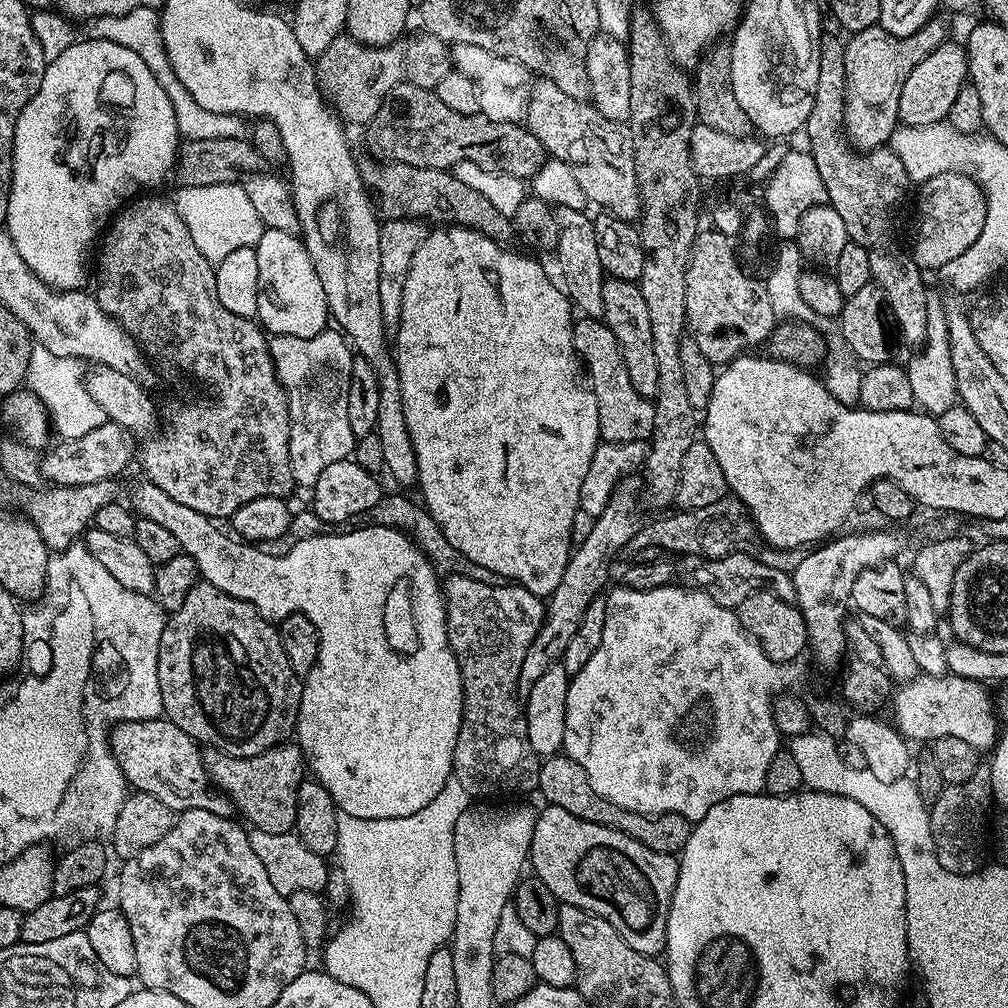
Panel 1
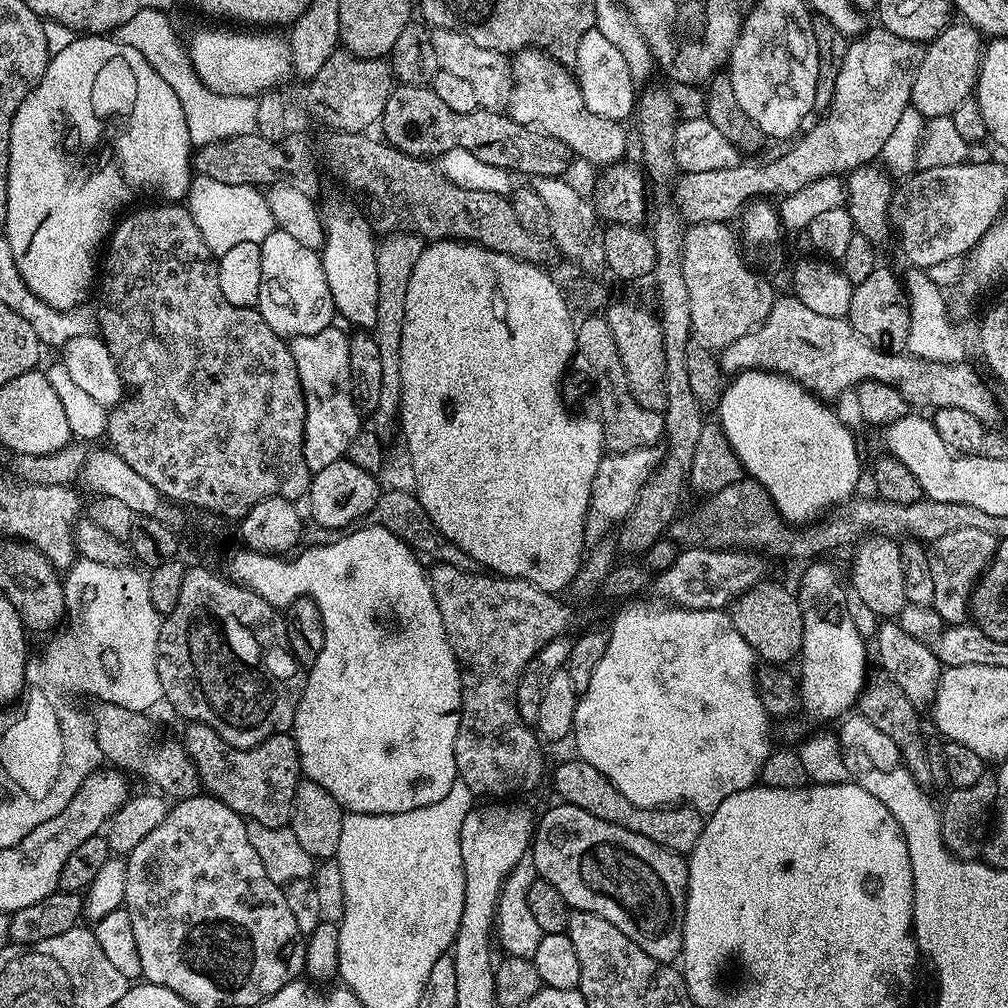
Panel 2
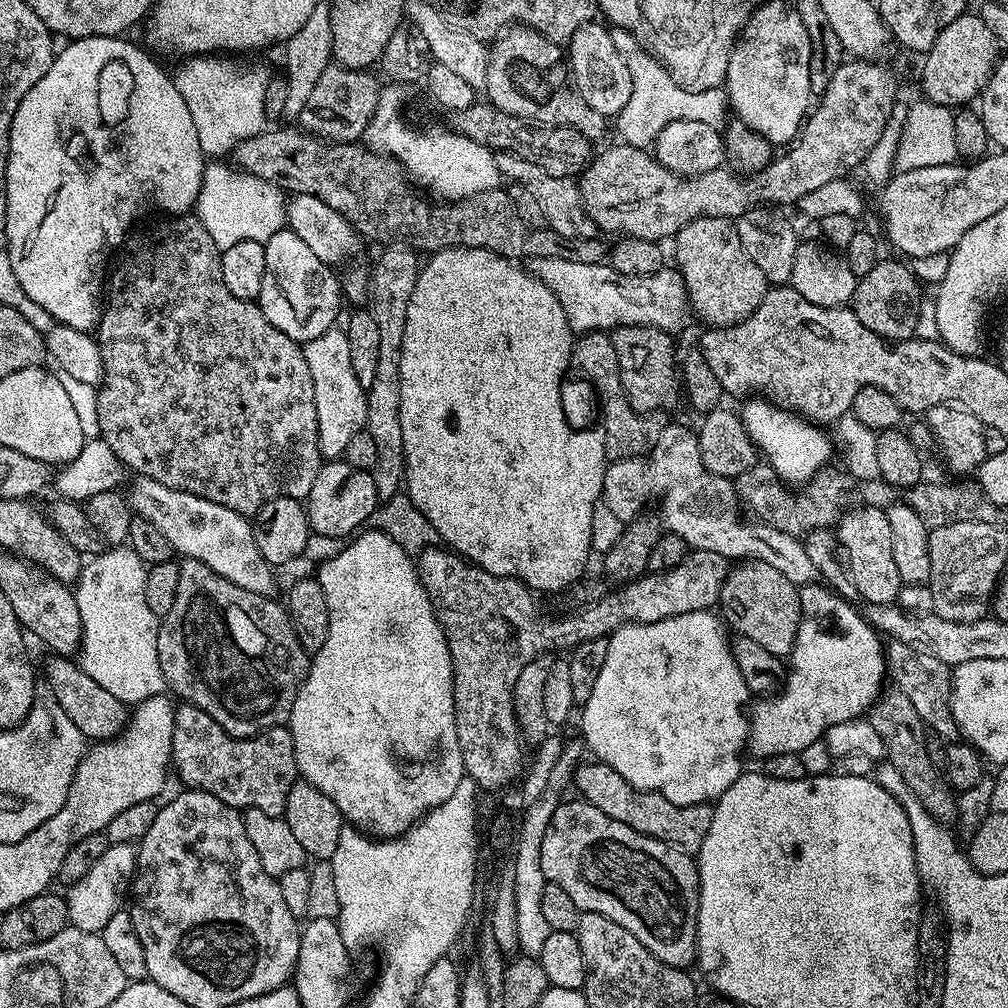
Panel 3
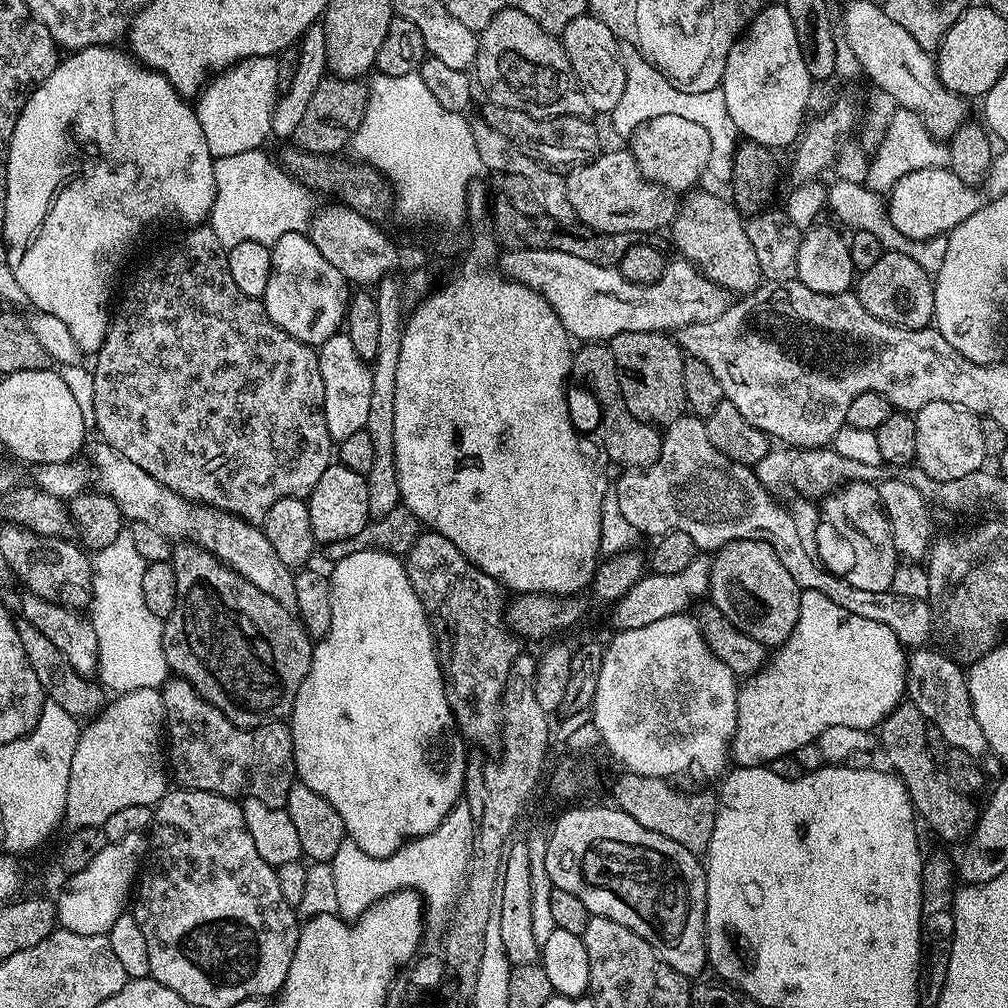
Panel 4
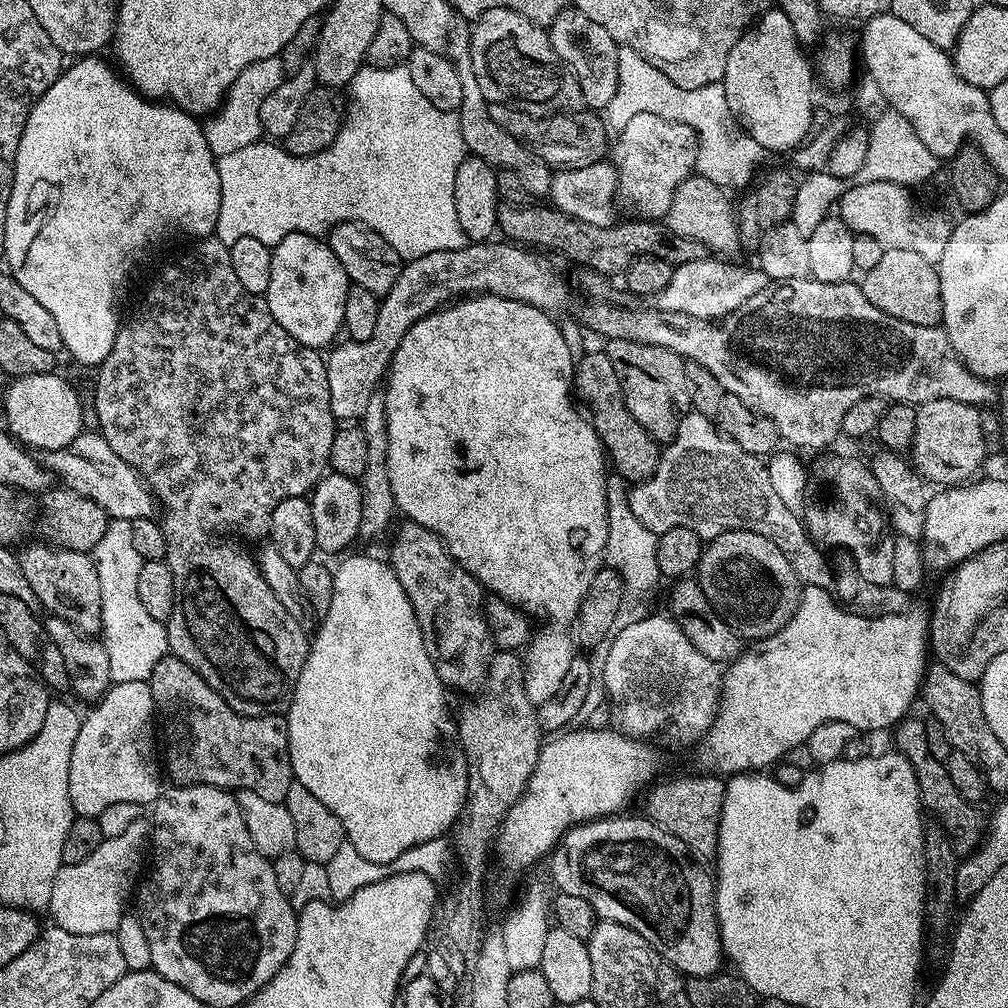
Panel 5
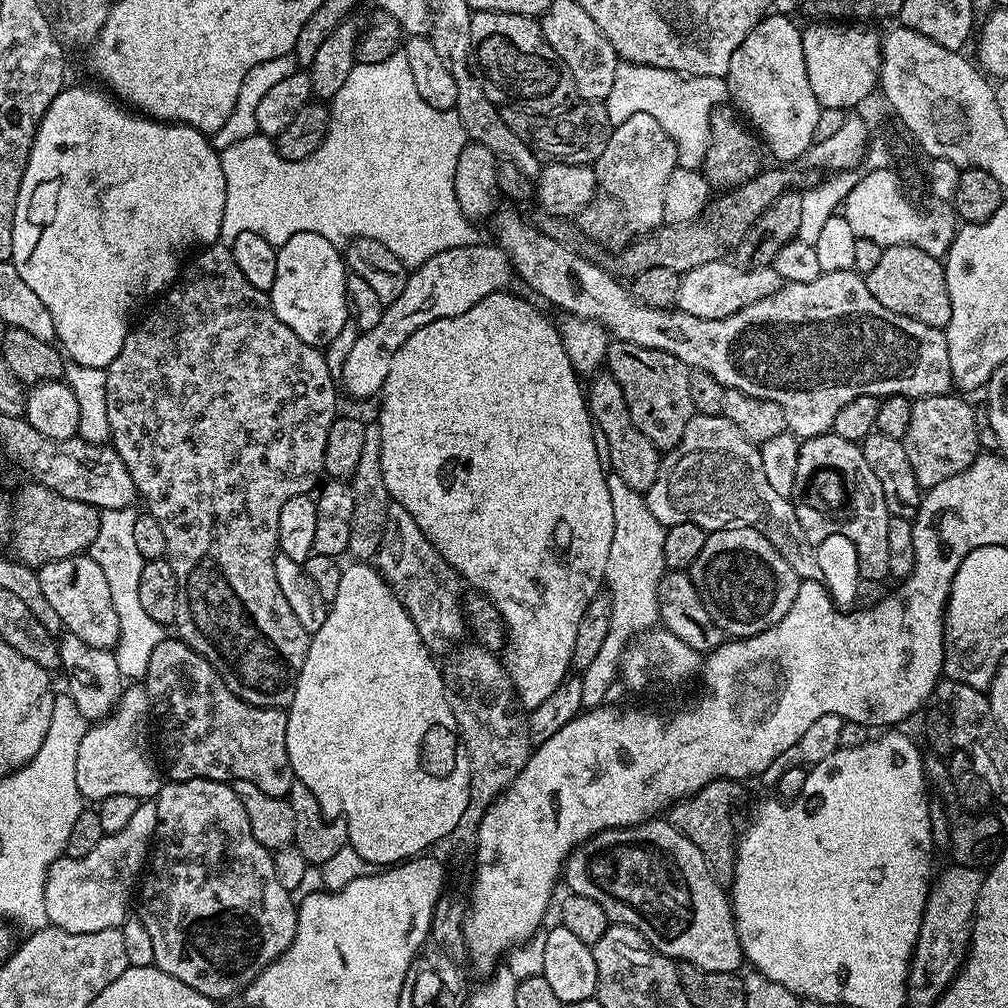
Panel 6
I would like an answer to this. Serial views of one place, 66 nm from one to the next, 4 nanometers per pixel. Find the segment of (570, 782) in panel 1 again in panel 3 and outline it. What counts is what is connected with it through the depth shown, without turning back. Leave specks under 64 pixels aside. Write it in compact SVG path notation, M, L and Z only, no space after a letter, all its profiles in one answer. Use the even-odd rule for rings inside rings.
M581 762L576 767L574 788L577 788L579 799L590 806L602 810L614 822L626 822L630 830L638 830L638 834L646 834L650 838L658 838L667 844L674 844L689 854L699 853L702 842L710 830L712 821L711 803L694 806L678 806L656 792L639 792L618 770L599 762Z

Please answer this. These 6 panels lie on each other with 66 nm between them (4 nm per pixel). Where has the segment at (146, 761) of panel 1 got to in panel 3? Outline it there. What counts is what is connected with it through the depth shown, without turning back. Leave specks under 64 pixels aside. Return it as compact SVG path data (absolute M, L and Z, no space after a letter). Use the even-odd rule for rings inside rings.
M53 655L52 661L44 668L44 676L48 679L47 691L66 710L70 722L78 726L78 730L84 735L85 741L99 742L119 736L128 723L130 708L123 704L110 690L98 686L90 674L82 671L79 663L67 655Z

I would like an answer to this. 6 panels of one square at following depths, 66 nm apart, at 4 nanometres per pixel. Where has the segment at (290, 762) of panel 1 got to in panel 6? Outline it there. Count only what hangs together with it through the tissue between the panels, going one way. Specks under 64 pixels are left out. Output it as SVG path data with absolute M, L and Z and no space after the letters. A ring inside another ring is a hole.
M165 638L162 642L158 642L158 646L154 646L154 654L150 654L148 669L142 680L148 692L148 698L151 704L151 715L154 717L155 727L156 724L160 727L160 752L164 755L162 768L169 781L193 780L194 778L222 780L225 782L241 780L242 782L254 782L254 786L258 786L258 790L262 790L271 796L287 797L288 791L291 790L294 783L294 777L292 775L292 767L290 766L290 754L286 750L286 722L288 721L288 713L285 709L259 708L253 704L247 704L242 698L238 698L226 686L226 682L222 682L222 678L216 673L214 665L200 656L190 645L184 643L184 641L179 638Z

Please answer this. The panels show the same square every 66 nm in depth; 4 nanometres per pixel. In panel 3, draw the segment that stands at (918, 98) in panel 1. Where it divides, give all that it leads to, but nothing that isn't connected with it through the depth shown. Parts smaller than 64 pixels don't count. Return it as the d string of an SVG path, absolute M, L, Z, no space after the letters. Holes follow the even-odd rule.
M965 11L964 15L954 18L954 22L950 22L950 26L946 26L946 30L934 38L934 46L923 53L924 69L920 72L923 99L951 110L967 105L964 104L967 100L975 101L988 85L1001 52L990 26L986 26L986 22L975 11Z

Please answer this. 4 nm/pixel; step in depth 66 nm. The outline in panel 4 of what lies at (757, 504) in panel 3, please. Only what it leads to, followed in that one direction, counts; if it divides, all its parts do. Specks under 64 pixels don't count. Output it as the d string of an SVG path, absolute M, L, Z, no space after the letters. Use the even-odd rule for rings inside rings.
M776 446L768 451L766 458L755 464L754 471L762 487L773 494L788 492L793 488L801 497L823 498L829 492L835 492L837 488L855 479L867 477L870 469L866 465L844 457L832 446L822 448Z

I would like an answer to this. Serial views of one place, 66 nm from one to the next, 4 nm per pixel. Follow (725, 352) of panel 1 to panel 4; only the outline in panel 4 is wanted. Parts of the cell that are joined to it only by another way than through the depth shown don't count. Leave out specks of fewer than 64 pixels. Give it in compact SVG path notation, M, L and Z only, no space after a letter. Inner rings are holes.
M692 190L683 197L672 219L670 233L681 257L699 268L708 280L713 280L729 294L751 294L762 283L757 255L750 244L745 228L745 217L731 199L715 196L712 192Z

